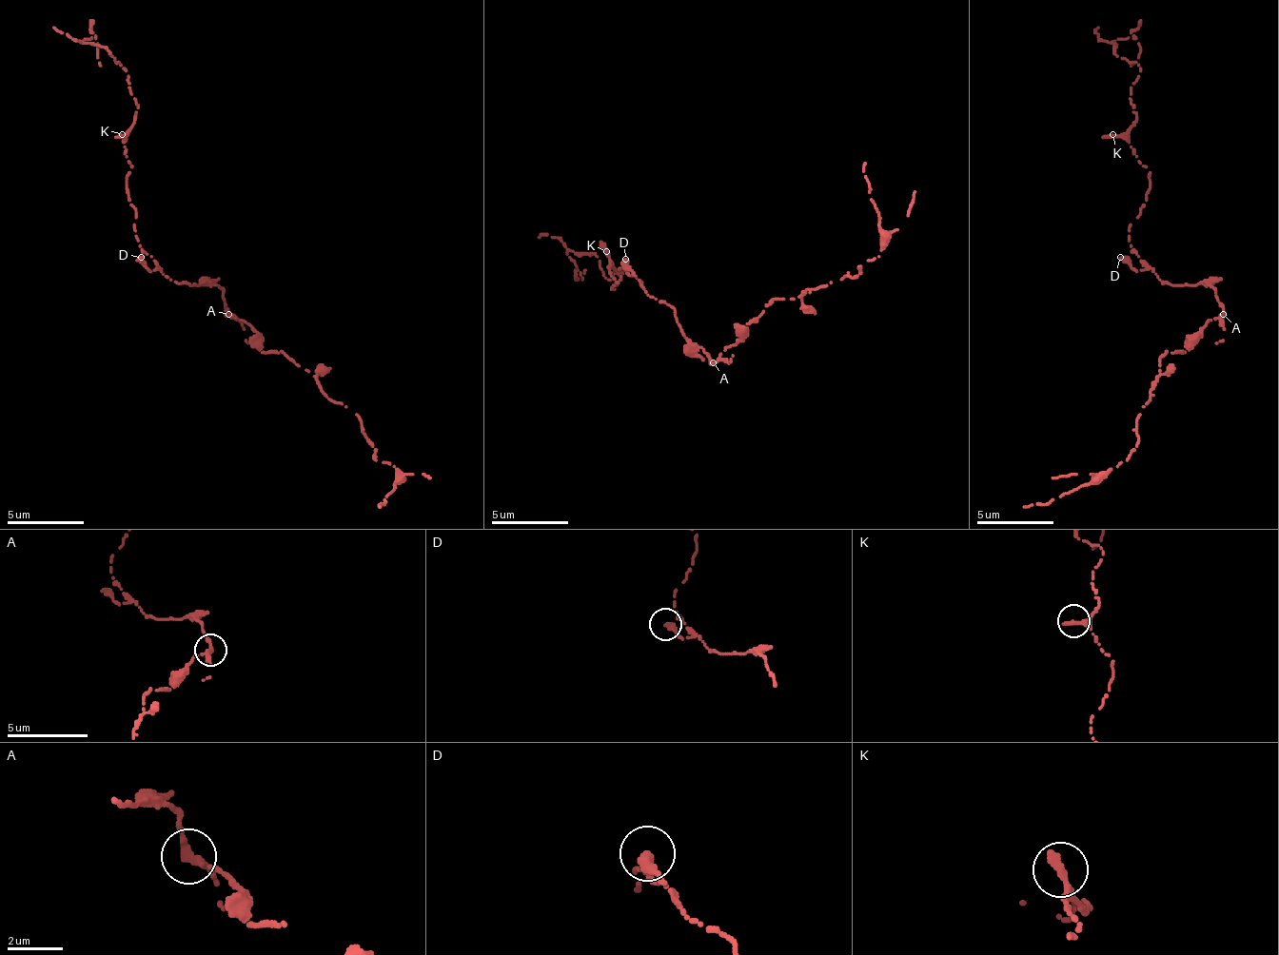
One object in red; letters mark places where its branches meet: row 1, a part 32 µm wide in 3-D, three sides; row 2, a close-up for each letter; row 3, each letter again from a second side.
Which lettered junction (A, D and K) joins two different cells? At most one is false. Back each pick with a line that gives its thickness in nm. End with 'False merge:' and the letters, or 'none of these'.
A: Thickness 240 nm
False merge: A

